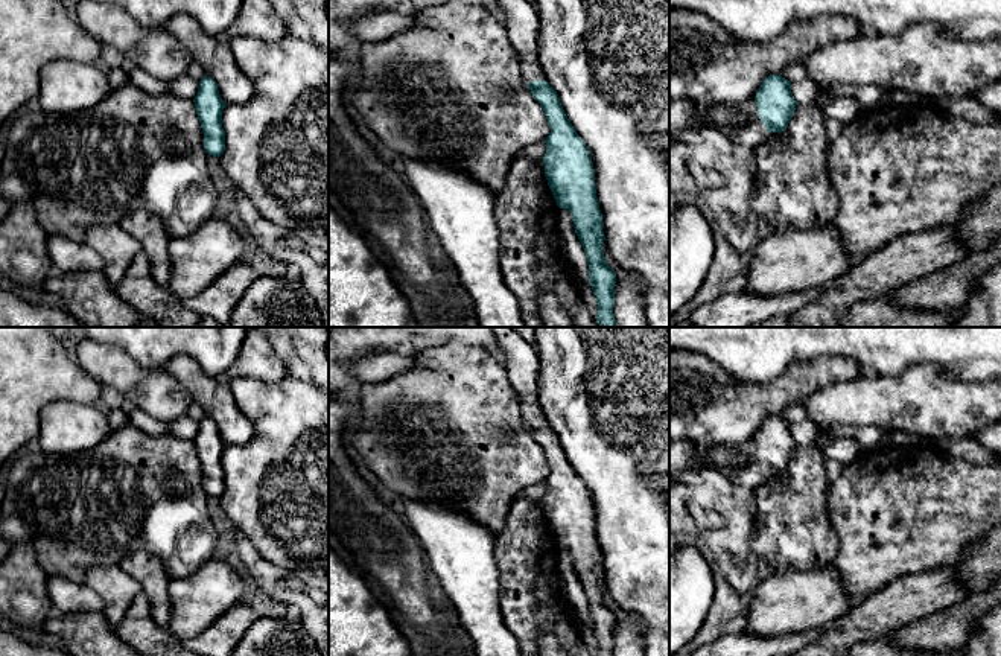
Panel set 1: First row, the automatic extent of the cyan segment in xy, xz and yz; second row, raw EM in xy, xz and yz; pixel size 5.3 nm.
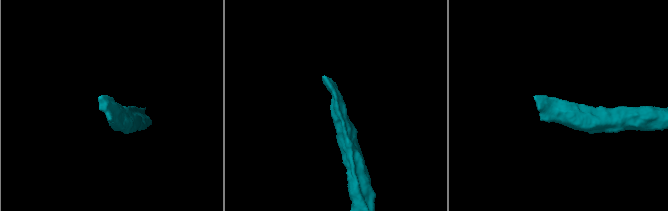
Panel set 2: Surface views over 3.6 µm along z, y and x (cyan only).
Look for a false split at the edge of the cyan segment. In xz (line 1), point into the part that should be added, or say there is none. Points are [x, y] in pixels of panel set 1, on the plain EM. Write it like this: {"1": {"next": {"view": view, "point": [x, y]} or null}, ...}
{"1": {"next": {"view": "xz", "point": [521, 359]}}}

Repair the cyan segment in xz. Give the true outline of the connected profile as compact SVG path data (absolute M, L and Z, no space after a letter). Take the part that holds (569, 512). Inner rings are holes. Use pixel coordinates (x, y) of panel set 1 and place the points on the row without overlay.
M491 327L497 346L502 352L500 361L505 365L507 376L520 402L522 416L534 440L540 444L551 469L546 478L546 495L543 498L545 517L548 527L560 549L567 549L572 556L575 574L584 589L589 606L589 626L596 638L596 656L615 656L615 627L616 615L605 604L604 598L604 563L595 530L595 511L590 492L584 481L577 475L567 460L557 432L543 420L545 412L539 402L539 352L525 341L513 327Z

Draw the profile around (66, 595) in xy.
M53 575L49 577L46 588L55 613L102 612L105 607L103 600L84 583Z

